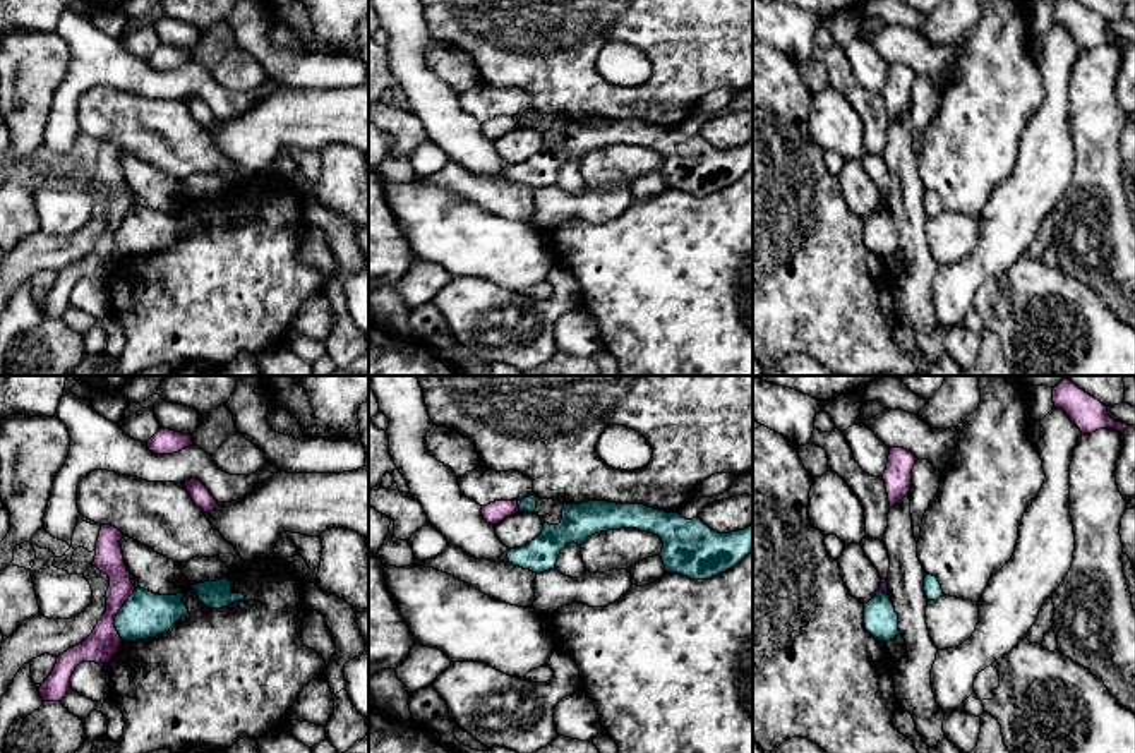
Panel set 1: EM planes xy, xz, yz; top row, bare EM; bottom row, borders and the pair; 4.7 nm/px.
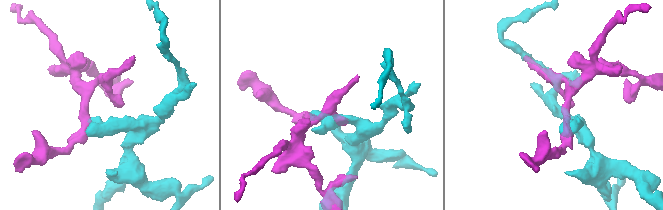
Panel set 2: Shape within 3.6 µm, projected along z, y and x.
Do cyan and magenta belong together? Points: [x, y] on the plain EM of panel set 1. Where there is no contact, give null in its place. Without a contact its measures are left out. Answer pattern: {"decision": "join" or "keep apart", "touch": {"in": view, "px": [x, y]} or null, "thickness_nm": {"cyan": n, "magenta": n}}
{"decision": "keep apart", "touch": {"in": "xy", "px": [117, 230]}, "thickness_nm": {"cyan": 220, "magenta": 150}}

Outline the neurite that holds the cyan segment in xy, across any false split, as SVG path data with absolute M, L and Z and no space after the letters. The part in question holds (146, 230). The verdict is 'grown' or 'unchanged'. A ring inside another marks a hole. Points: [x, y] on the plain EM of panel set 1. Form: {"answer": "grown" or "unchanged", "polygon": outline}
{"answer": "unchanged", "polygon": "M135 204L115 233L115 244L120 254L137 257L156 254L168 247L189 230L182 213L183 208L177 211L158 211L144 204Z"}

